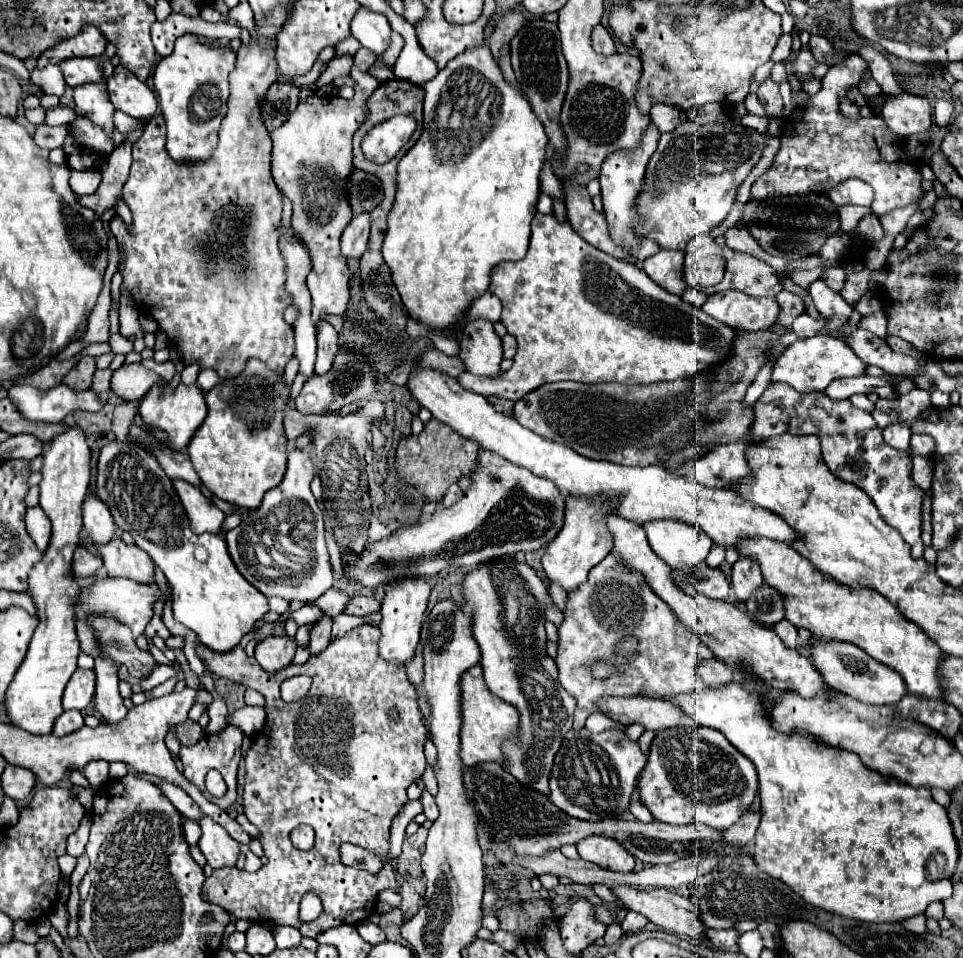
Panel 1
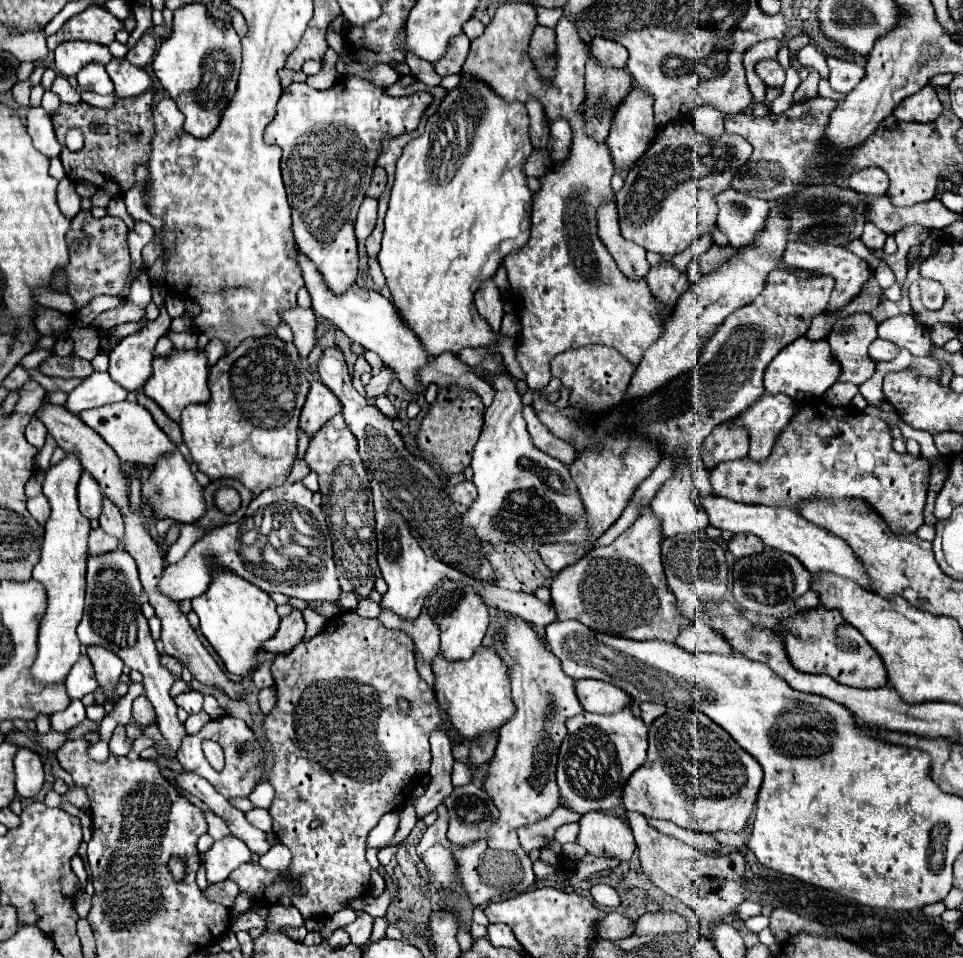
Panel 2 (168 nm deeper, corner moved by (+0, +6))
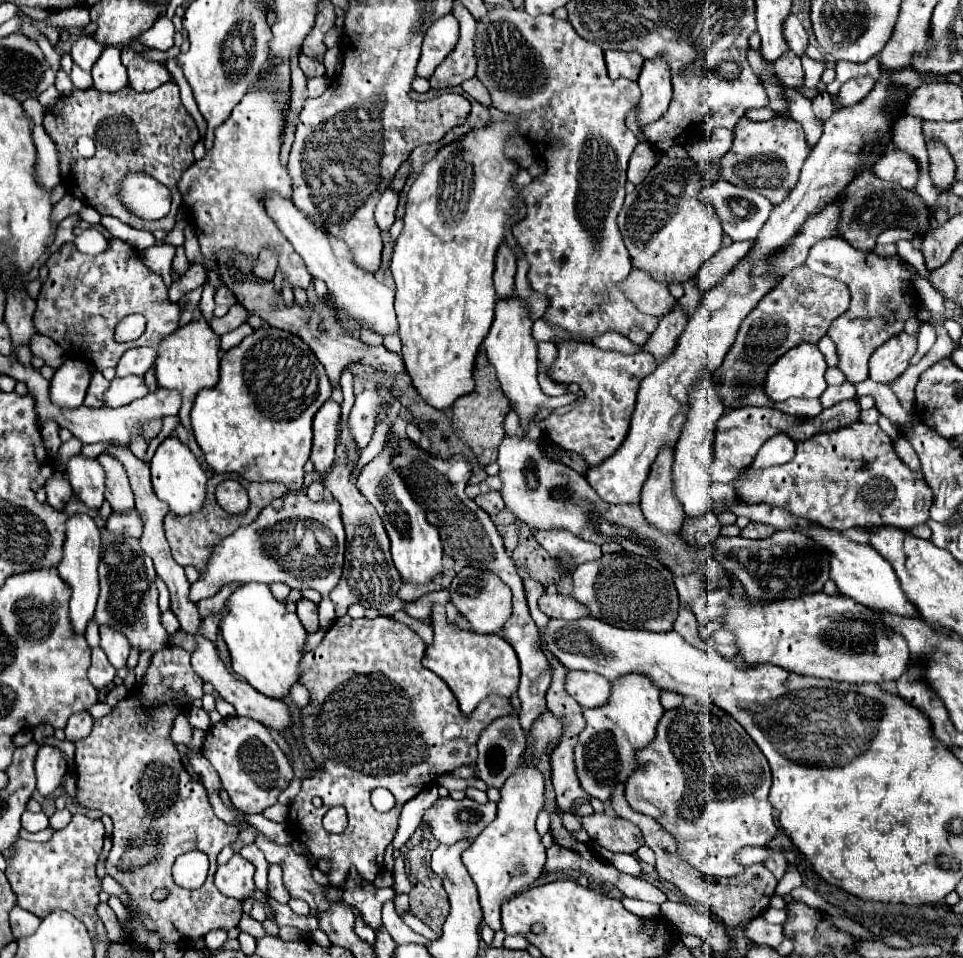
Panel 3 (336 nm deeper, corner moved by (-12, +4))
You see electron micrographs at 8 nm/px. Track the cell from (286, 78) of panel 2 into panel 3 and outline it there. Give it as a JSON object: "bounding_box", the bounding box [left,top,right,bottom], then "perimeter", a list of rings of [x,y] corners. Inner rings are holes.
{"bounding_box":[299,54,325,78],"perimeter":[[[305,54],[299,56],[299,66],[303,70],[303,74],[307,78],[315,78],[315,76],[323,76],[325,74],[325,66],[317,60],[311,60],[311,58],[305,58]]]}

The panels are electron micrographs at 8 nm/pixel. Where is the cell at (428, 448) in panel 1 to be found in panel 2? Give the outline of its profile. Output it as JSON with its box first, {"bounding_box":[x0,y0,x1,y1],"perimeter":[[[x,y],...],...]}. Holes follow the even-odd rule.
{"bounding_box":[417,386,483,476],"perimeter":[[[443,386],[439,388],[439,396],[427,416],[421,422],[417,444],[423,452],[429,452],[435,456],[437,464],[447,476],[461,474],[471,464],[473,448],[479,440],[479,432],[483,428],[483,402],[475,392],[469,392],[469,388],[457,388],[457,386]]]}

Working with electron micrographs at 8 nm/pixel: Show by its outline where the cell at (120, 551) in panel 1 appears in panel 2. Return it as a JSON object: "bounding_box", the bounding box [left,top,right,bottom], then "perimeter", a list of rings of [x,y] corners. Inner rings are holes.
{"bounding_box":[99,496,123,540],"perimeter":[[[107,496],[103,498],[103,510],[101,510],[99,522],[107,534],[123,540],[123,516],[121,516],[119,508]]]}

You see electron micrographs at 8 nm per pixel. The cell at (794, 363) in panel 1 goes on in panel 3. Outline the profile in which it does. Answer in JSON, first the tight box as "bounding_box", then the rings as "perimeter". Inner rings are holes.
{"bounding_box":[765,344,829,402],"perimeter":[[[801,344],[793,350],[789,350],[789,354],[783,354],[783,358],[777,360],[769,368],[769,378],[765,382],[765,392],[775,402],[783,402],[791,396],[795,396],[795,398],[819,398],[827,388],[827,380],[825,380],[825,370],[827,368],[829,366],[823,358],[823,354],[819,352],[817,344]]]}

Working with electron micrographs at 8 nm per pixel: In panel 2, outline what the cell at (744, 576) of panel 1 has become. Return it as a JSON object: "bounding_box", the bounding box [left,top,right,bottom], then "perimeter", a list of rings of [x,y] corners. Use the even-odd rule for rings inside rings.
{"bounding_box":[729,534,763,558],"perimeter":[[[741,534],[741,536],[733,536],[729,540],[729,550],[733,552],[735,558],[741,558],[741,556],[749,556],[749,554],[759,554],[763,550],[763,544],[757,536],[753,534]]]}

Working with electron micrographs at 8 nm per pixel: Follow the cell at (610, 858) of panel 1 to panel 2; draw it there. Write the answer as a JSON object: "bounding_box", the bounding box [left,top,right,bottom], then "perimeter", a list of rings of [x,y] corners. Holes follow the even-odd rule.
{"bounding_box":[577,812,635,860],"perimeter":[[[603,812],[583,814],[577,842],[593,856],[629,860],[635,852],[635,838],[629,824]]]}

